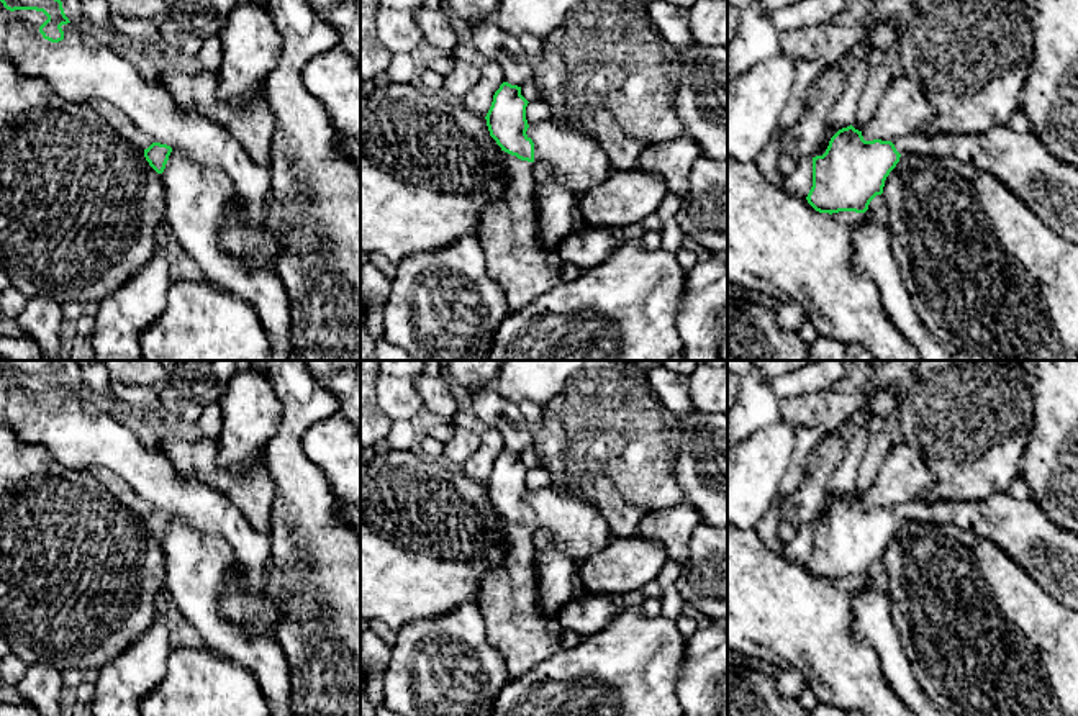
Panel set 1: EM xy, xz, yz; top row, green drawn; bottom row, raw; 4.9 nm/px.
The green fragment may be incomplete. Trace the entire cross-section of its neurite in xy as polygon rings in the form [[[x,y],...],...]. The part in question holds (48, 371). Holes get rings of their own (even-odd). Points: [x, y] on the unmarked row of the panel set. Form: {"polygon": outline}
{"polygon": [[[0,360],[0,369],[10,378],[36,377],[43,378],[48,387],[39,393],[39,400],[51,410],[64,406],[62,392],[70,390],[64,380],[62,369],[52,360]]]}

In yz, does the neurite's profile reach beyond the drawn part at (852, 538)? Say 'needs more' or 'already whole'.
needs more

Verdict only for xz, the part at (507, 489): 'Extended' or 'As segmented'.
Extended

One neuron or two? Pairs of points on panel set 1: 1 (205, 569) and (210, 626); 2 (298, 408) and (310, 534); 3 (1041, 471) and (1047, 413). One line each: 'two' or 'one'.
1: one
2: one
3: one

